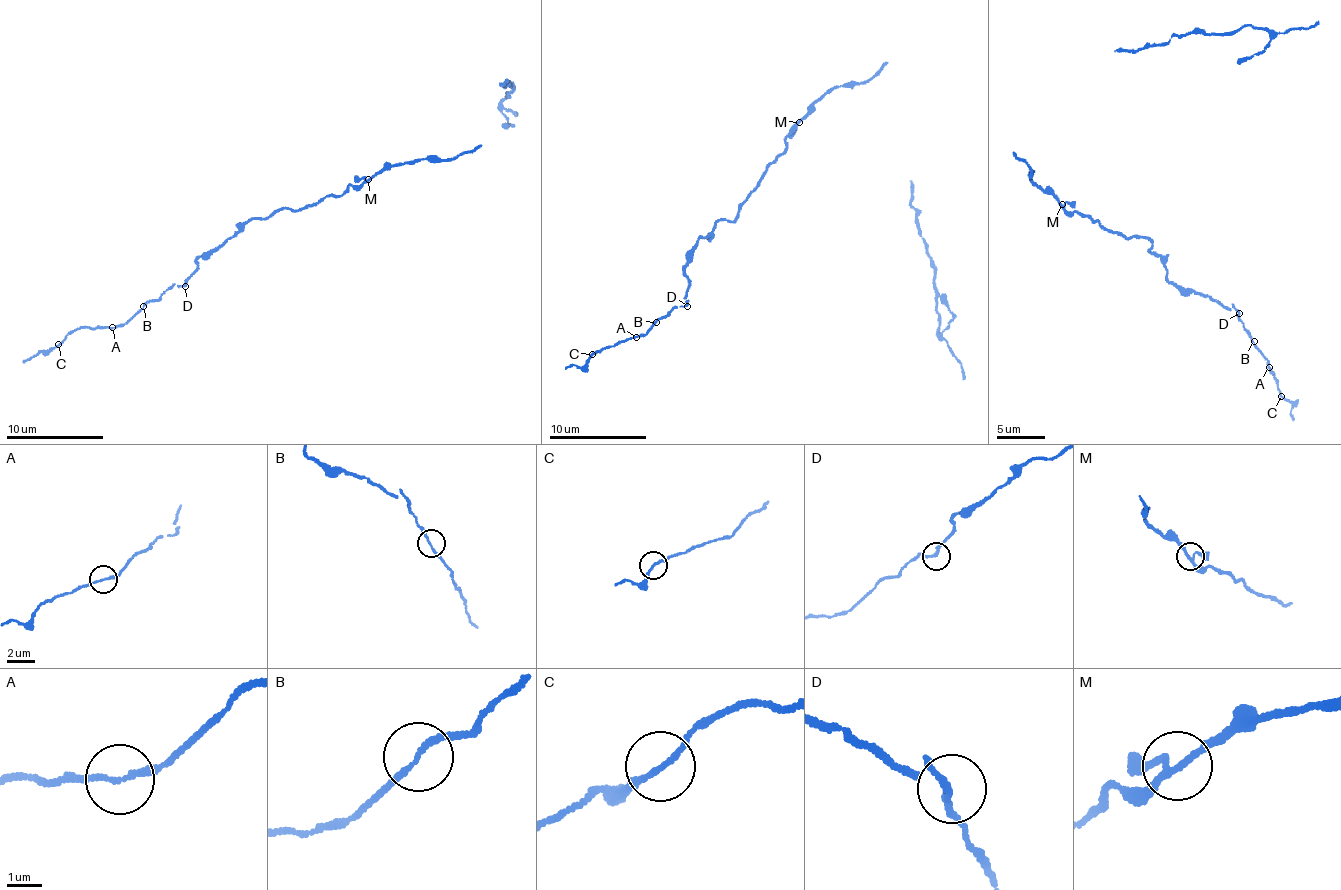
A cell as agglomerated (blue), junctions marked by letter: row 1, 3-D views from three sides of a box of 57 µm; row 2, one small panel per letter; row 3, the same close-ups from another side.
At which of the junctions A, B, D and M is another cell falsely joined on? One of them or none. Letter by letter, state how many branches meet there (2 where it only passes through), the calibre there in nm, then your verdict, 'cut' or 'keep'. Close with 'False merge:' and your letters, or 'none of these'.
A: 2 branches meet; 160 nm thick; keep
B: 2 branches meet; 160 nm thick; keep
D: 2 branches meet; 160 nm thick; keep
M: 3 branches meet; 180 nm thick; keep
False merge: none of these

